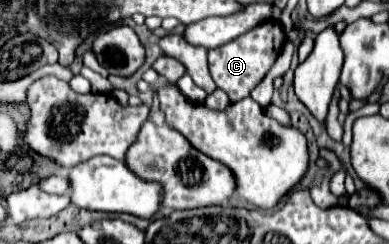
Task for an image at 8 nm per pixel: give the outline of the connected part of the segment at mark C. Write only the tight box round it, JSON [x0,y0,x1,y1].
[208,21,285,103]

